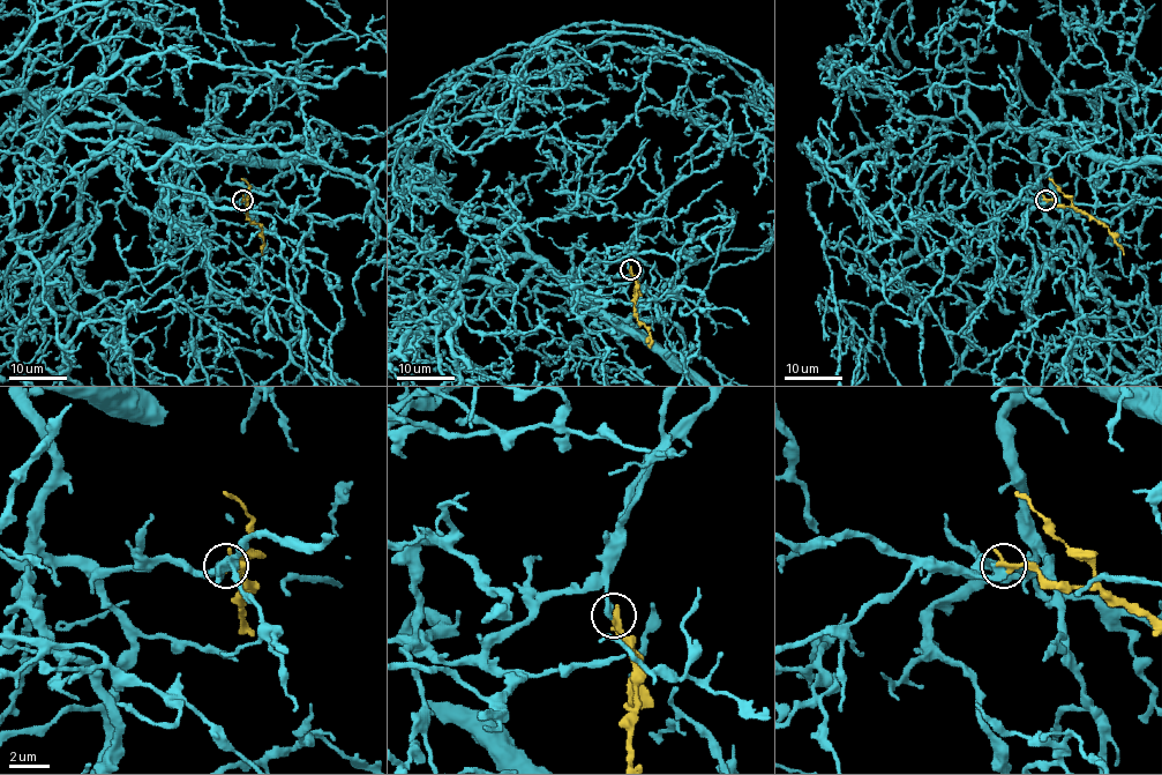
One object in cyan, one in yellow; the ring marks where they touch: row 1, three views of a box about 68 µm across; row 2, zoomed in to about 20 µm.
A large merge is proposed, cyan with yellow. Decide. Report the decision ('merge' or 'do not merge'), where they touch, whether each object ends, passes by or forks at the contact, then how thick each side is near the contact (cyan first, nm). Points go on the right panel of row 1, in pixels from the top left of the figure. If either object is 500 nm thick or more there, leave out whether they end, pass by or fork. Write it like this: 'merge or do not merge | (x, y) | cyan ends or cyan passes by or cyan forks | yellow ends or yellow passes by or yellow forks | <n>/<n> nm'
merge | (1046, 200) | cyan ends | yellow ends | 360/320 nm

